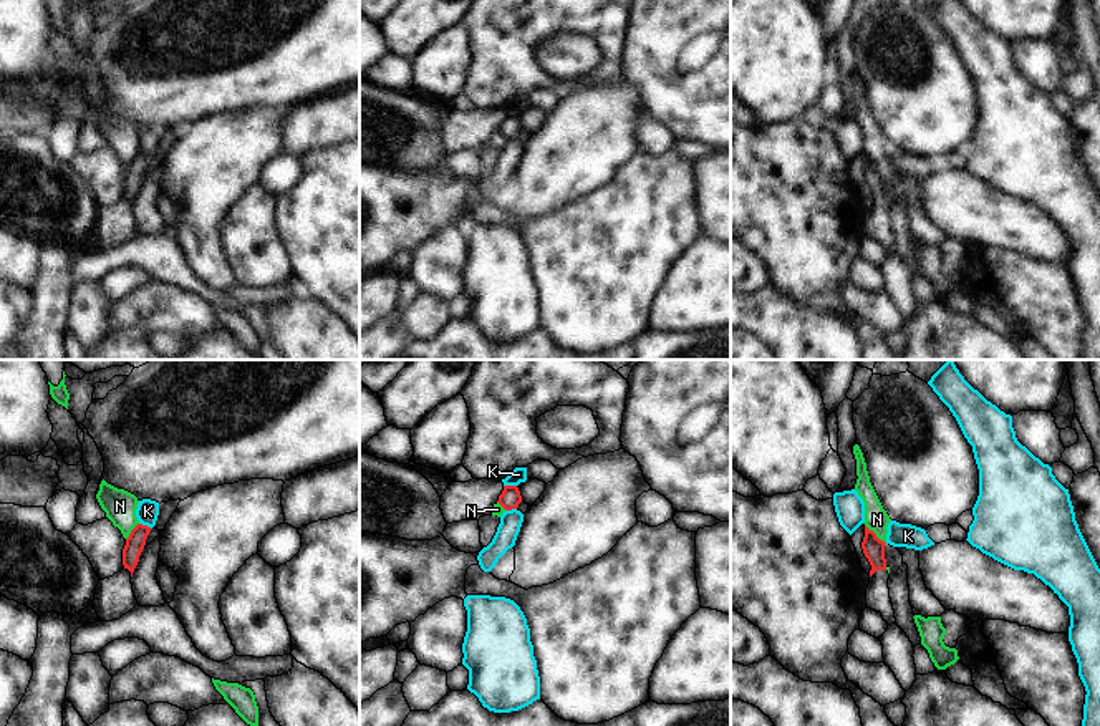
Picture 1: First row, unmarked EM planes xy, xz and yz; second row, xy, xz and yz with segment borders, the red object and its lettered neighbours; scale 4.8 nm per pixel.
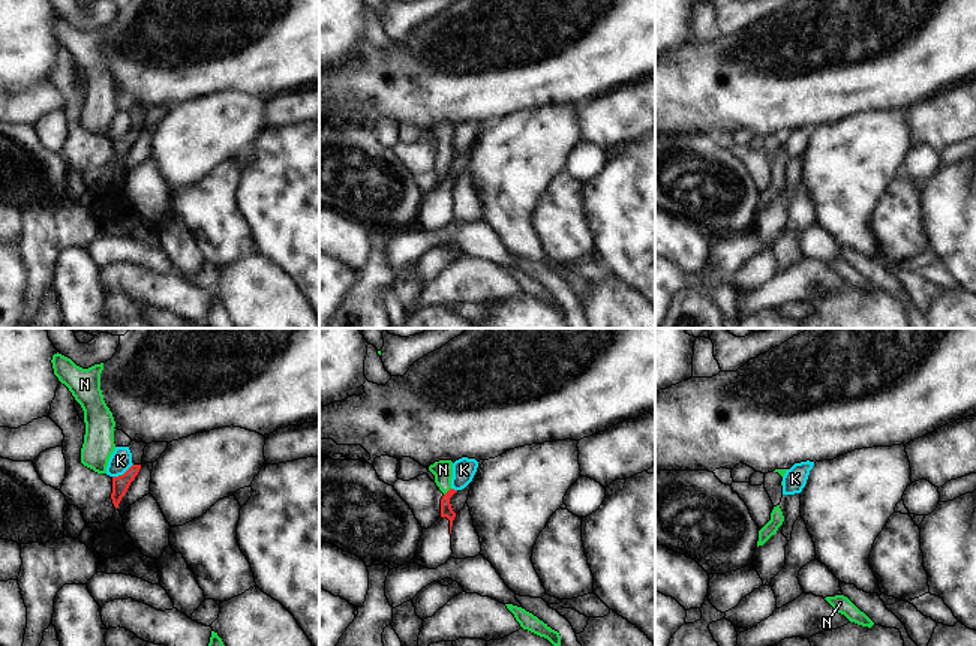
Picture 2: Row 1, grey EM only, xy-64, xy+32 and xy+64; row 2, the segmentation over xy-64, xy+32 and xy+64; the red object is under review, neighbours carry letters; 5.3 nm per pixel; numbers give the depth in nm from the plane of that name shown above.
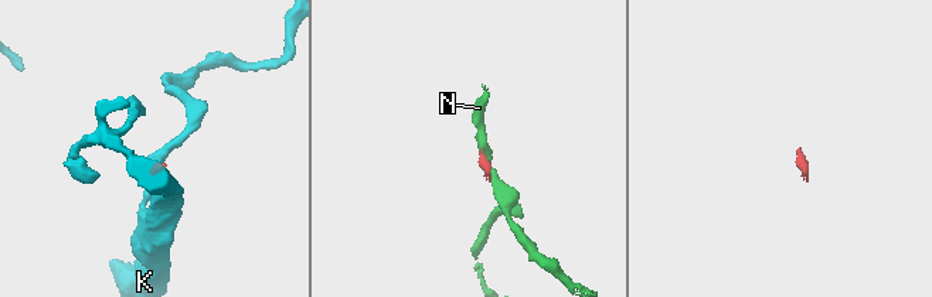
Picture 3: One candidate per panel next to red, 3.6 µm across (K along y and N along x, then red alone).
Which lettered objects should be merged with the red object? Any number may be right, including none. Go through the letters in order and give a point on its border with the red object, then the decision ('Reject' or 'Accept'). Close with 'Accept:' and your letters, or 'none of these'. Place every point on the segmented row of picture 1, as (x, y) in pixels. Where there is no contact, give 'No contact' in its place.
K: Touches red at xz (511, 486). Reject
N: Touches red at yz (875, 534). Reject
Accept: none of these

